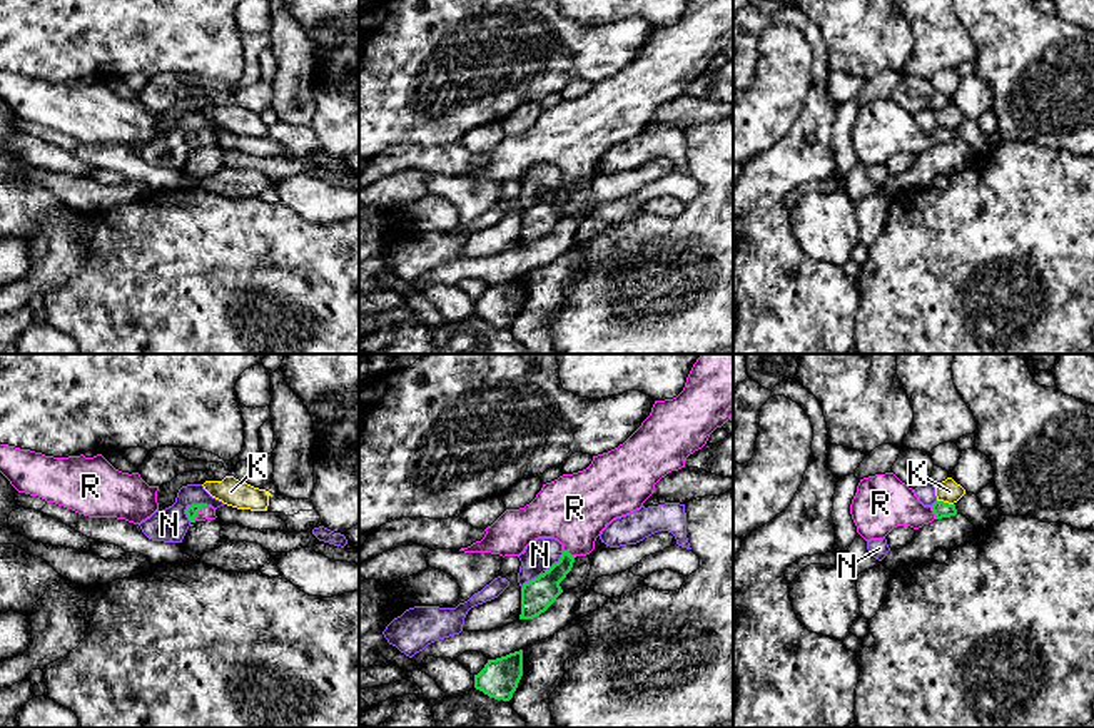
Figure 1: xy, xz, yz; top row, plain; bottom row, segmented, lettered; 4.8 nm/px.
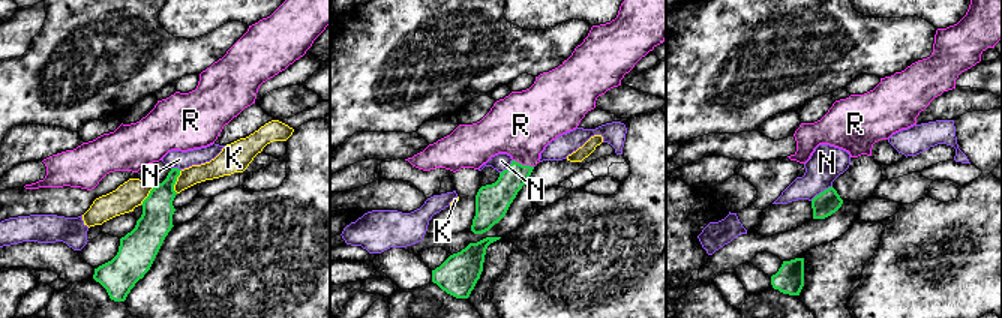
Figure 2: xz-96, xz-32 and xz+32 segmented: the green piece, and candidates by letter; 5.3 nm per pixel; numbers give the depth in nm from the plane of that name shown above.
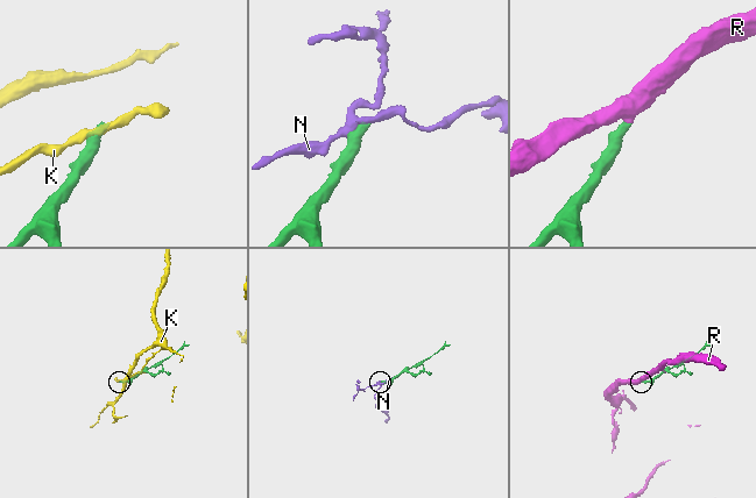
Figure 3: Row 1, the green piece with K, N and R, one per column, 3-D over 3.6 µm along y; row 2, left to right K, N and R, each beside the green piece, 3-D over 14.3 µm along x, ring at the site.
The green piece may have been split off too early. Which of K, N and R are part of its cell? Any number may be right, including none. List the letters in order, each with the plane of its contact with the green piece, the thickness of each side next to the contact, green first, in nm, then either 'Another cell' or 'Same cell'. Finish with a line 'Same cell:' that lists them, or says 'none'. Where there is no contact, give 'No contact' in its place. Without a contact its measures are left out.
K: Touches green in yz. Thickness 80 nm (green) against 110 nm. Another cell
N: Touches green in xz. Thickness 160 nm (green) against 160 nm. Another cell
R: Touches green in xy. Thickness 60 nm (green) against 60 nm. Same cell
Same cell: R

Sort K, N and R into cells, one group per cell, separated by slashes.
K / N / R

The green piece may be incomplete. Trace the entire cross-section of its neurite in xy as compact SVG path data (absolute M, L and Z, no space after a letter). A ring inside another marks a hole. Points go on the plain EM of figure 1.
M207 130L187 132L185 140L187 140L190 149L215 145L217 144L215 135L212 132L207 132Z

